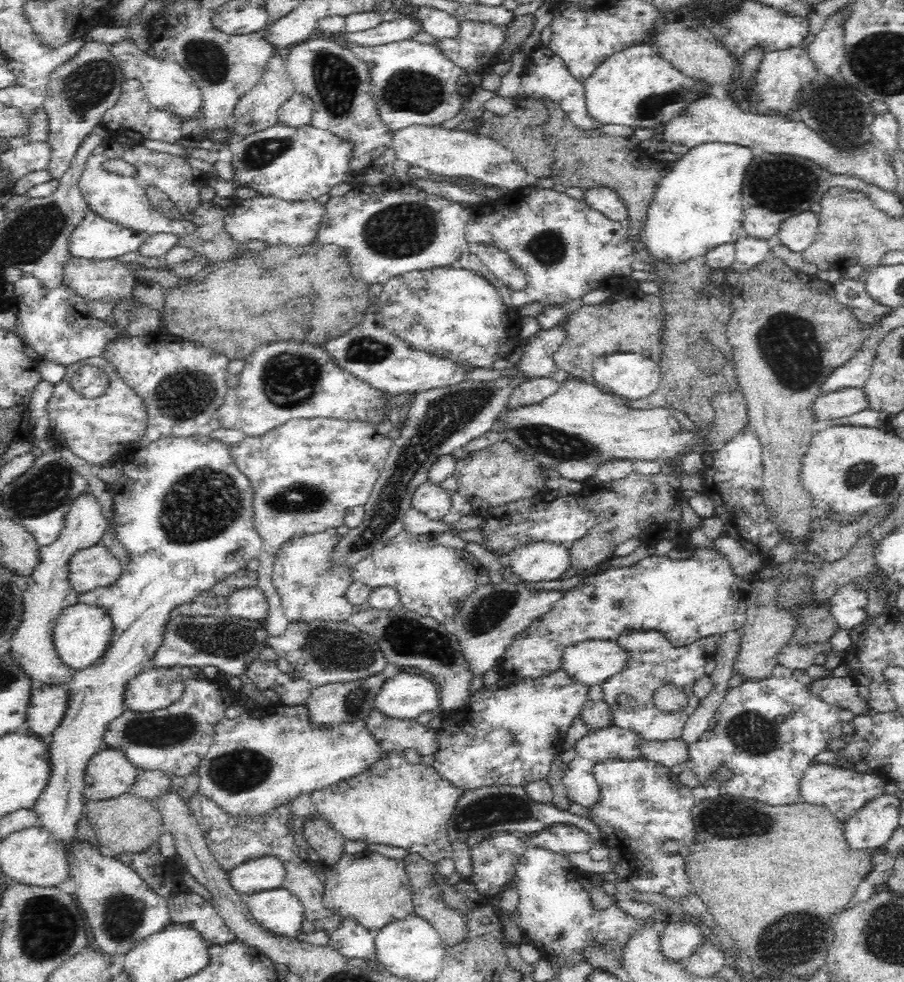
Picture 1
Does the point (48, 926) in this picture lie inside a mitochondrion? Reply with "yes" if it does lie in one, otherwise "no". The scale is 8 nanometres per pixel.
yes

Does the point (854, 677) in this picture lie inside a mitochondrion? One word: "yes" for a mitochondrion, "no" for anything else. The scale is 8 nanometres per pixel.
no

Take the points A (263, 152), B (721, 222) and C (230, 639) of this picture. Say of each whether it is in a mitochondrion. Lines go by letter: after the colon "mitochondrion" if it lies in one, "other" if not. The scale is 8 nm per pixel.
A: mitochondrion
B: other
C: mitochondrion

